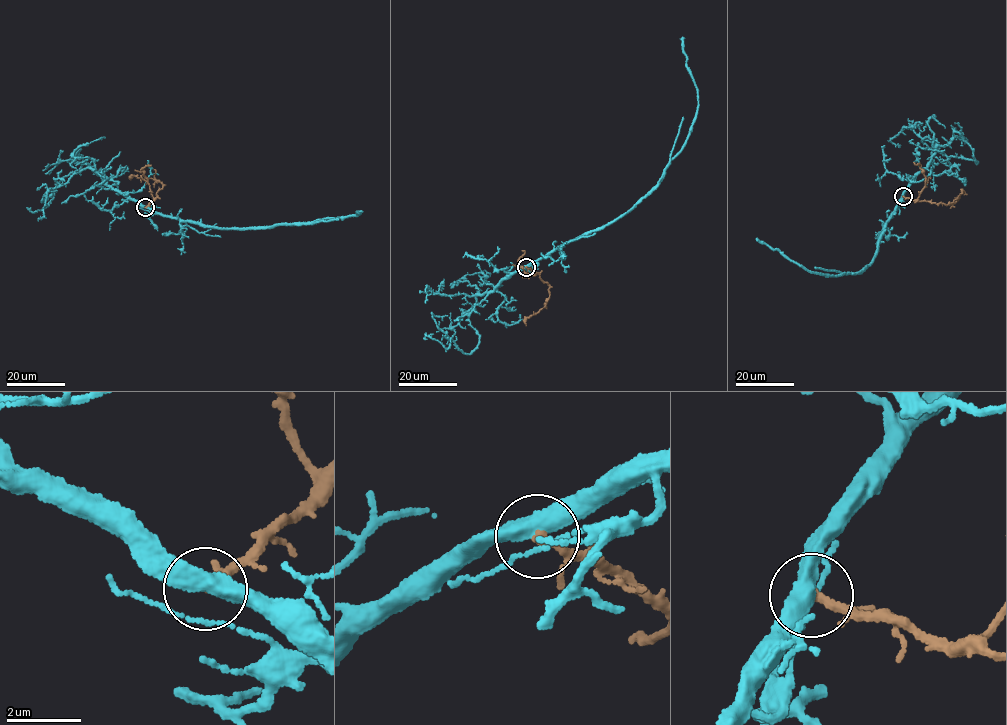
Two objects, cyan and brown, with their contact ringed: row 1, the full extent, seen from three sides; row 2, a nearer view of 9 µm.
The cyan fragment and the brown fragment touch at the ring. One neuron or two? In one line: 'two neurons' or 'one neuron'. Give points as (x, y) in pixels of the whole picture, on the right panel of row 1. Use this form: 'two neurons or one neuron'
two neurons

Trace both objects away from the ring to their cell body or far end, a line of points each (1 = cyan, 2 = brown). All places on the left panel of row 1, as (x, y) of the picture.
1: (145, 207), (205, 225), (240, 228), (281, 224), (299, 226), (355, 216), (361, 210)
2: (145, 207), (156, 198), (163, 184), (155, 179), (130, 178)

